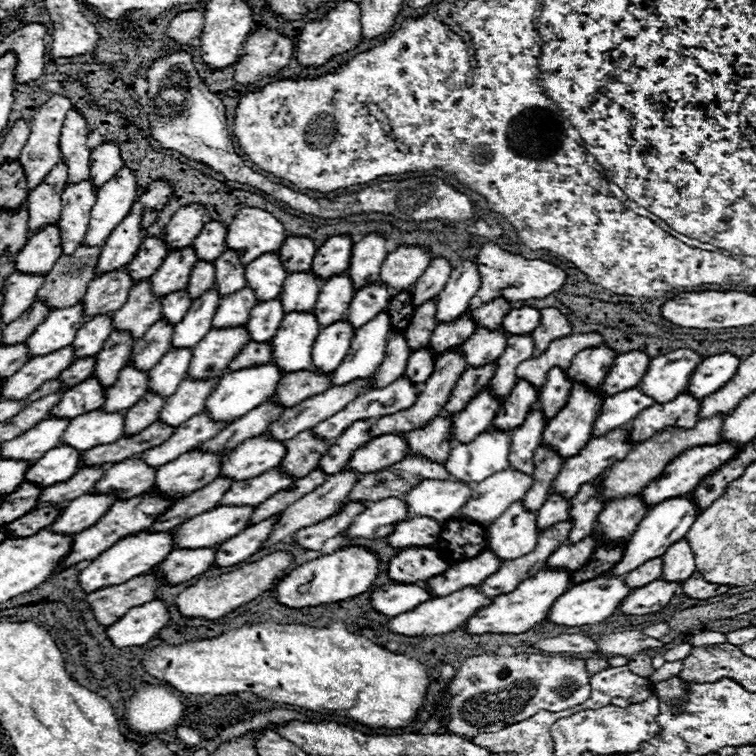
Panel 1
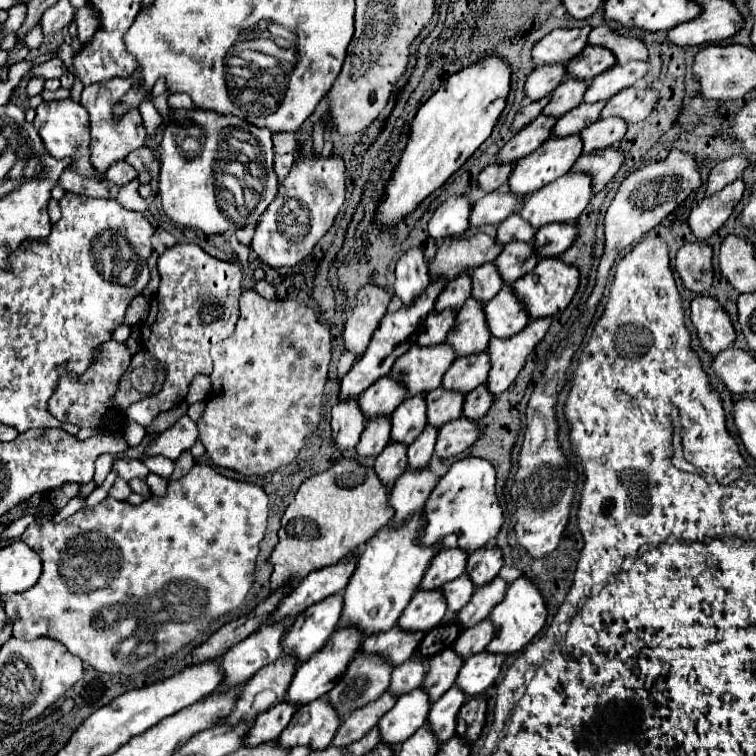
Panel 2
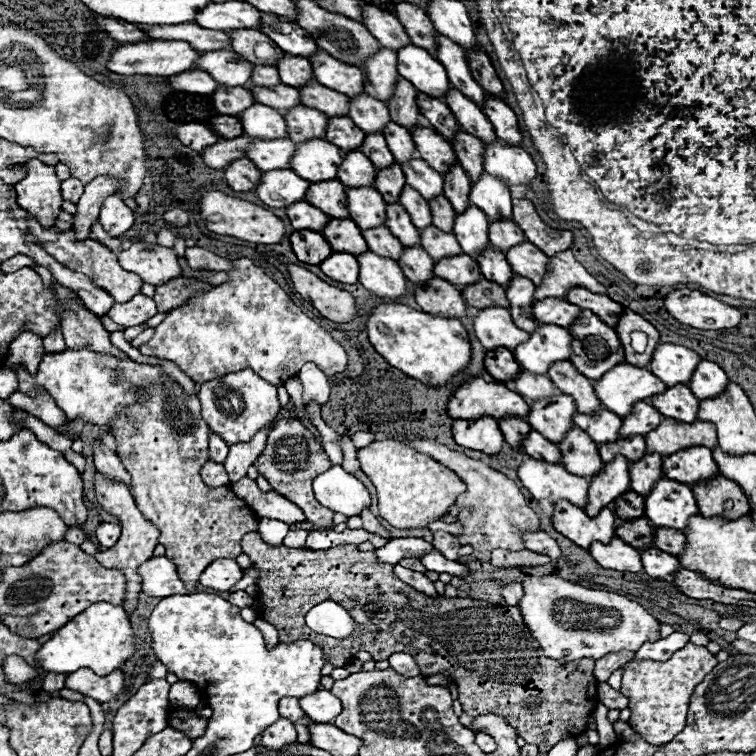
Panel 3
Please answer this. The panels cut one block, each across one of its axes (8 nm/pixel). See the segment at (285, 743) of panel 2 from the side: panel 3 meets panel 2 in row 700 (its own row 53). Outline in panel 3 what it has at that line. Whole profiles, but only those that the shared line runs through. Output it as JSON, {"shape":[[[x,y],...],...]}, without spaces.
{"shape":[[[320,48],[316,50],[316,58],[310,58],[310,64],[314,70],[314,78],[332,90],[338,90],[346,96],[356,96],[364,90],[364,76],[358,66],[336,62],[336,58],[332,58],[328,52]]]}

